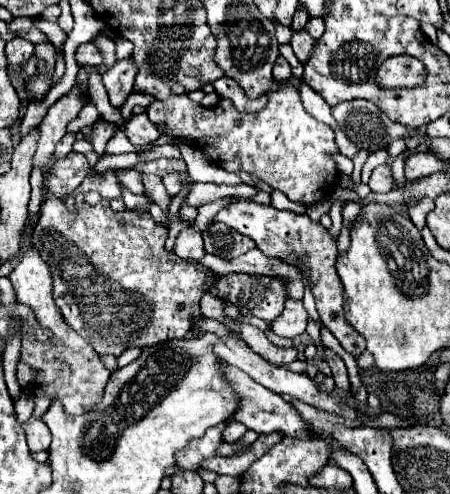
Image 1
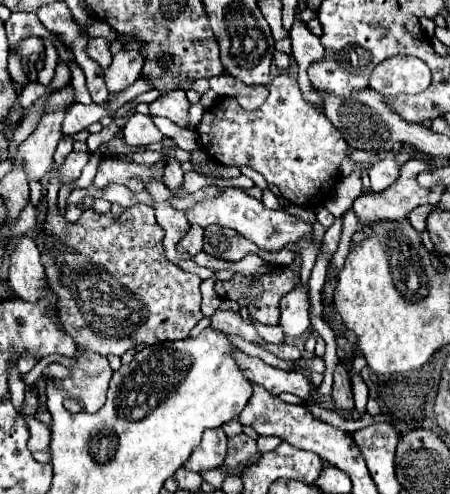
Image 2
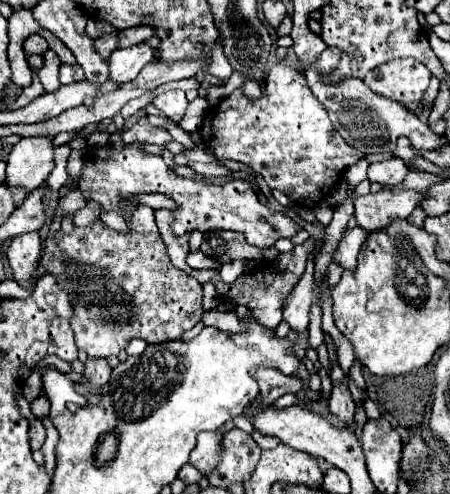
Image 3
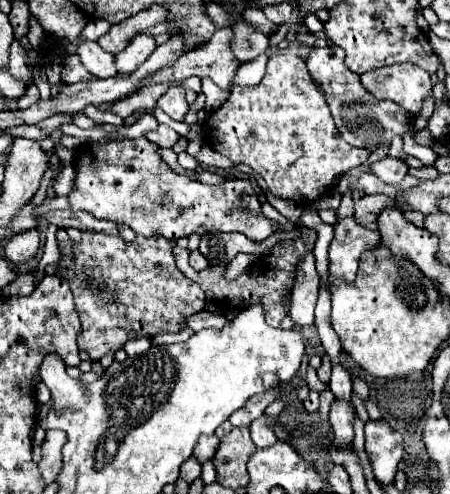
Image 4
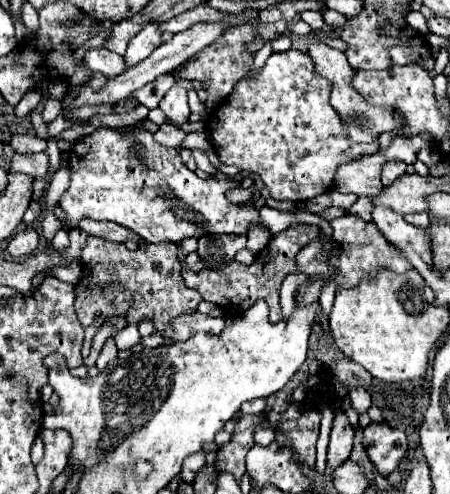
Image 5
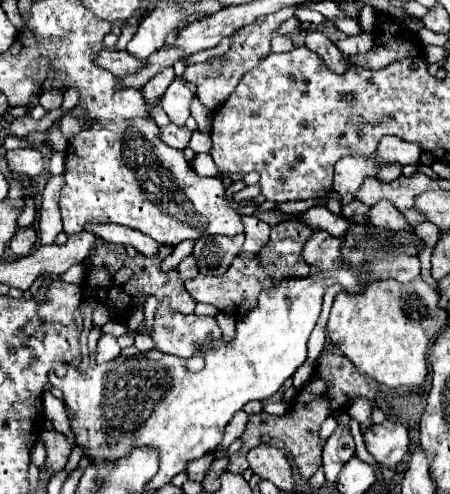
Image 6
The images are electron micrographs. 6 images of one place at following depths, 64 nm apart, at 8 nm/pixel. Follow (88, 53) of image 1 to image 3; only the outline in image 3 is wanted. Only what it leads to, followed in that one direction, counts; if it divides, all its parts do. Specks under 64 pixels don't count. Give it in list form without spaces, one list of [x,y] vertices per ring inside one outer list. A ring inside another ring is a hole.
[[[118,32],[96,38],[94,46],[96,46],[96,52],[100,52],[100,56],[106,56],[106,60],[108,60],[108,56],[118,48]]]

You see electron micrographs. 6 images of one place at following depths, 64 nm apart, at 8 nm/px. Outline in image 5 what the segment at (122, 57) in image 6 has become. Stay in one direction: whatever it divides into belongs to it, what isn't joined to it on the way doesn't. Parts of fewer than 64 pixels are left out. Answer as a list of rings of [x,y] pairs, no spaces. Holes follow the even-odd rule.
[[[92,48],[84,54],[84,64],[92,70],[92,72],[100,72],[106,78],[118,76],[120,72],[126,70],[126,64],[122,60],[120,54],[114,54],[106,48]]]

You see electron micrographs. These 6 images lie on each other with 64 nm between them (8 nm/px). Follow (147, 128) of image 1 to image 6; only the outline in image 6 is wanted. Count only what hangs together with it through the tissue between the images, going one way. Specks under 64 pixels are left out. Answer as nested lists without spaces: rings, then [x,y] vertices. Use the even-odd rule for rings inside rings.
[[[168,124],[164,128],[160,128],[160,140],[164,140],[168,146],[184,150],[190,142],[190,130],[186,126],[176,126],[176,124]]]

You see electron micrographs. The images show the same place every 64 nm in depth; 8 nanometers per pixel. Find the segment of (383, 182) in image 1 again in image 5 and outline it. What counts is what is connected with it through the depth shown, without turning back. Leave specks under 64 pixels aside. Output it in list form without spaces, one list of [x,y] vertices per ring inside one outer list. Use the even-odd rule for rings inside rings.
[[[386,160],[386,164],[382,166],[380,178],[382,178],[382,184],[388,186],[388,184],[392,184],[394,180],[398,180],[398,178],[404,176],[404,174],[406,174],[406,164],[404,164],[404,162],[398,162],[398,160]]]

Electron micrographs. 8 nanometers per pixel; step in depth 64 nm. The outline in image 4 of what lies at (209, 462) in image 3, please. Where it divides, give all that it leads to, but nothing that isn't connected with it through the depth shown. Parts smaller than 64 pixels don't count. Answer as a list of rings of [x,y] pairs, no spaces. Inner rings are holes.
[[[200,436],[198,444],[196,444],[196,460],[200,460],[200,464],[208,462],[212,459],[219,447],[220,440],[216,436]]]

